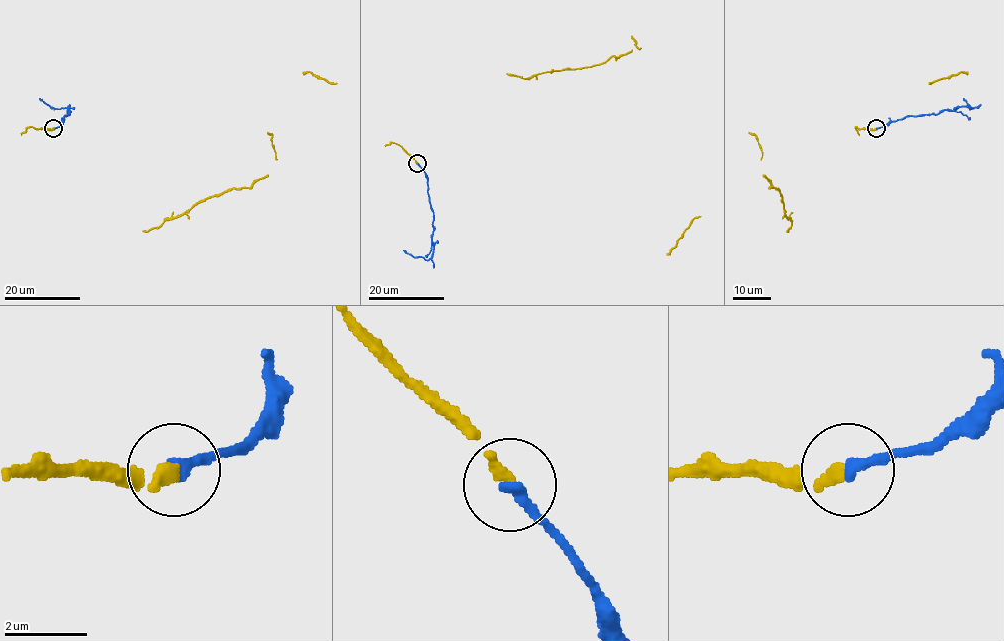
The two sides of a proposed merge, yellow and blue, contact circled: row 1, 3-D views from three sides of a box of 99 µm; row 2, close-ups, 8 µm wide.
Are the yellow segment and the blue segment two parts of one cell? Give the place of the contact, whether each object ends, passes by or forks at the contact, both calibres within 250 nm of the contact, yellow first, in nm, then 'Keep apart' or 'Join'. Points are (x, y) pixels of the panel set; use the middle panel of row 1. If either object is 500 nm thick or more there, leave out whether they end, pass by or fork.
Place: (417, 163). At the ring yellow ends. At the ring blue ends. Thickness 320 nm (yellow) against 320 nm. Join

